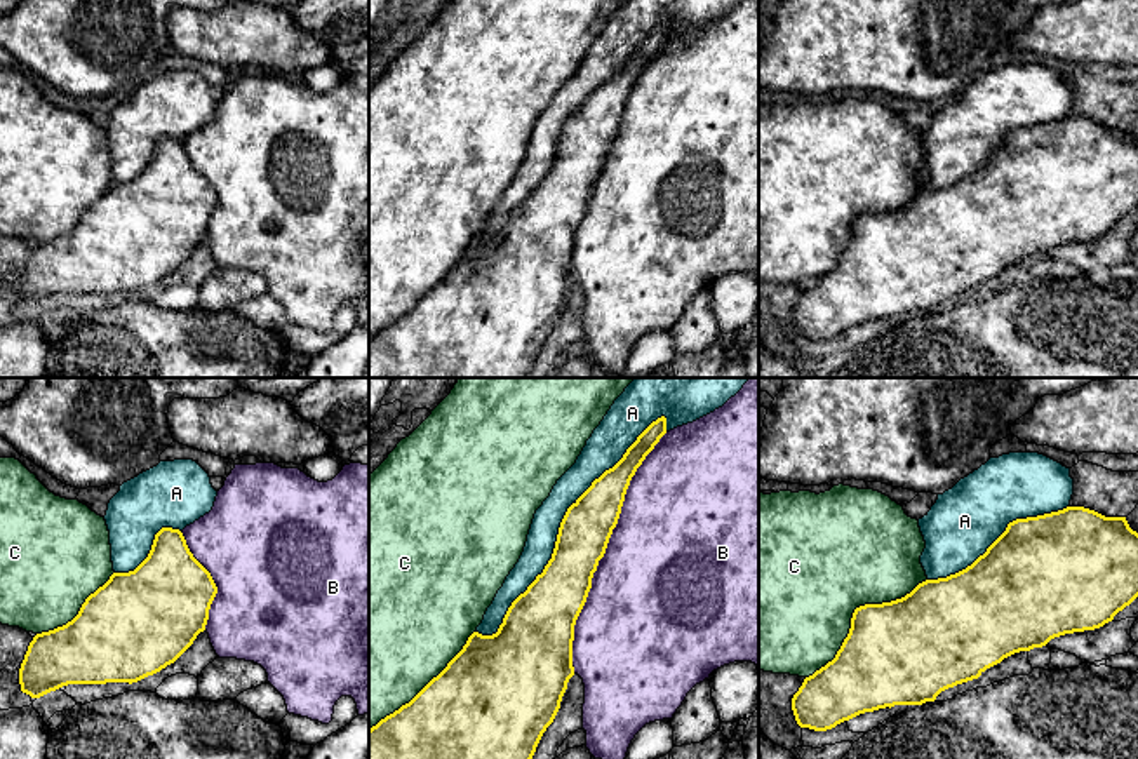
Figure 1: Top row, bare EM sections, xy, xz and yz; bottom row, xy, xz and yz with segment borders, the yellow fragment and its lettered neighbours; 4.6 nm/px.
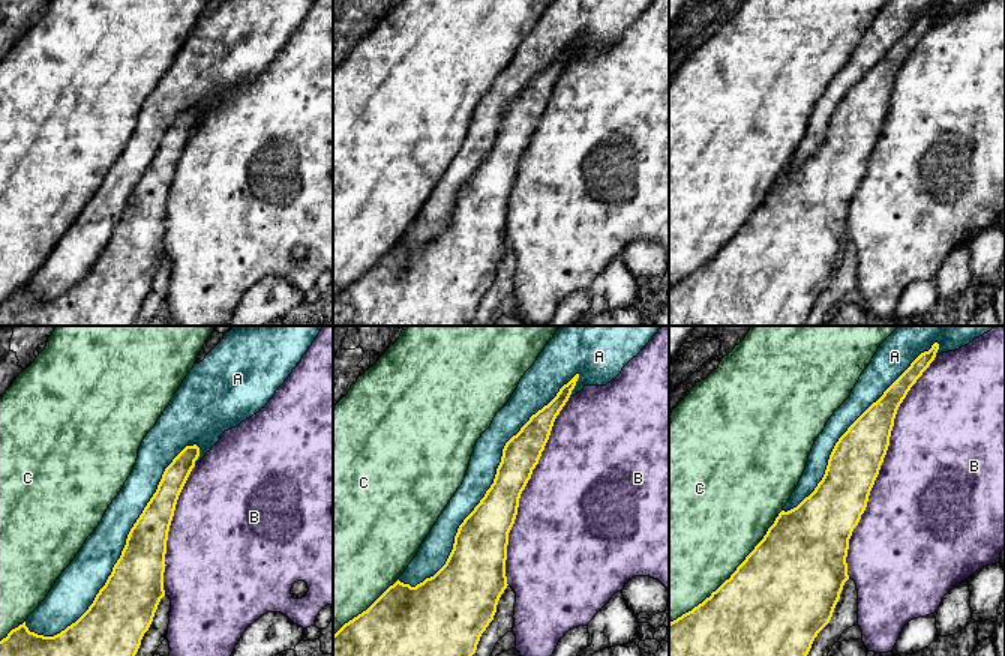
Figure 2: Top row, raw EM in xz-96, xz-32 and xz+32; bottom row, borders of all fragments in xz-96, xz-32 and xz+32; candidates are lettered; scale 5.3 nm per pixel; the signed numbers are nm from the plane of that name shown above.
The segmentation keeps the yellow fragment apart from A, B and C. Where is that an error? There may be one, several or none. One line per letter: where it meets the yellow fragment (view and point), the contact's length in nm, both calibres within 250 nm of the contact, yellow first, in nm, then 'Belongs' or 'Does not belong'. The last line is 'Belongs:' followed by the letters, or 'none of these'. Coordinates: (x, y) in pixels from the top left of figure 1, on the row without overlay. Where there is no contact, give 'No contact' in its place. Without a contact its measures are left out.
A: Touches yellow at xz (559, 140). Shared border 1350 nm. Thickness 240 nm (yellow) against 130 nm. Does not belong
B: Touches yellow at xz (604, 162). Shared border 1200 nm. Thickness 240 nm (yellow) against 500 nm. Does not belong
C: Touches yellow at yz (855, 221). Shared border 700 nm. Thickness 440 nm (yellow) against 480 nm. Does not belong
Belongs: none of these

